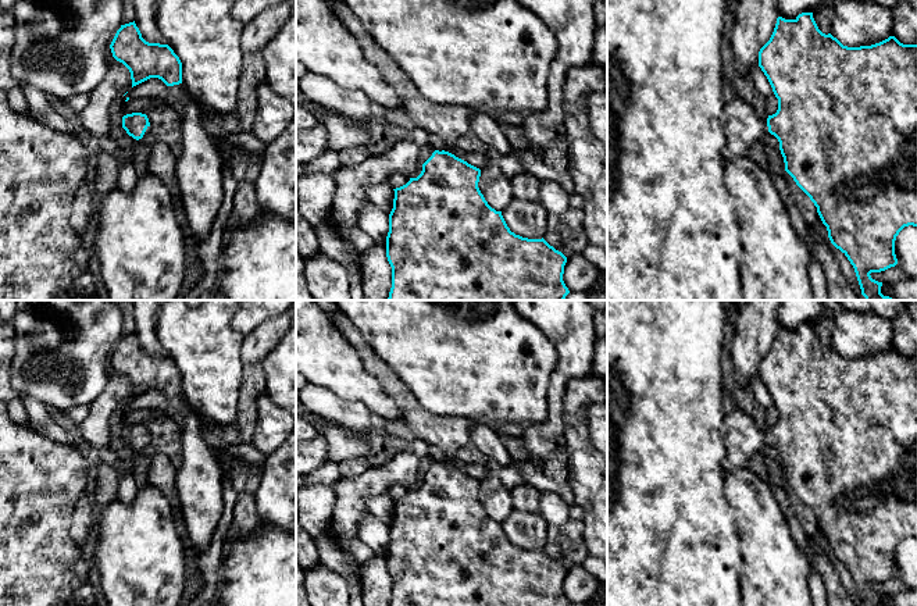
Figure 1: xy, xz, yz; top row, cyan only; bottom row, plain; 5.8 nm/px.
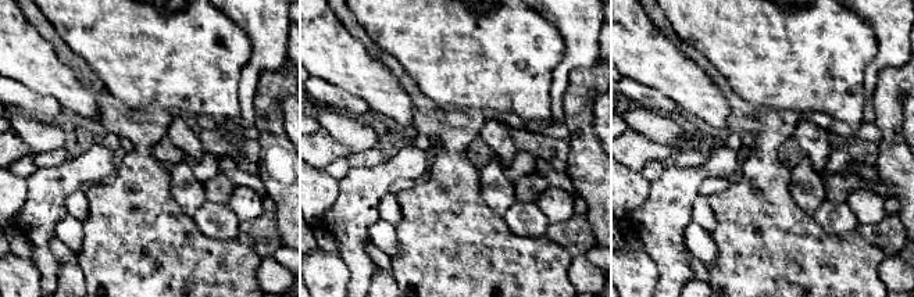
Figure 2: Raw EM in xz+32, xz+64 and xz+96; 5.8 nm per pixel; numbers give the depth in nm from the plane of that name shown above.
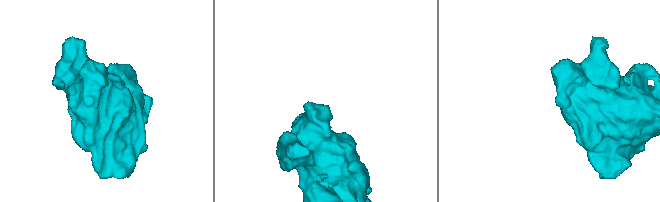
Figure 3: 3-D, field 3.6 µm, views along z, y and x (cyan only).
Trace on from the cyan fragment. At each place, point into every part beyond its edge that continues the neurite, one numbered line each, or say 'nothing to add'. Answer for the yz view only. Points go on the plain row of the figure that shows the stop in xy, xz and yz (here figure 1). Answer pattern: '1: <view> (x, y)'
1: yz (744, 438)

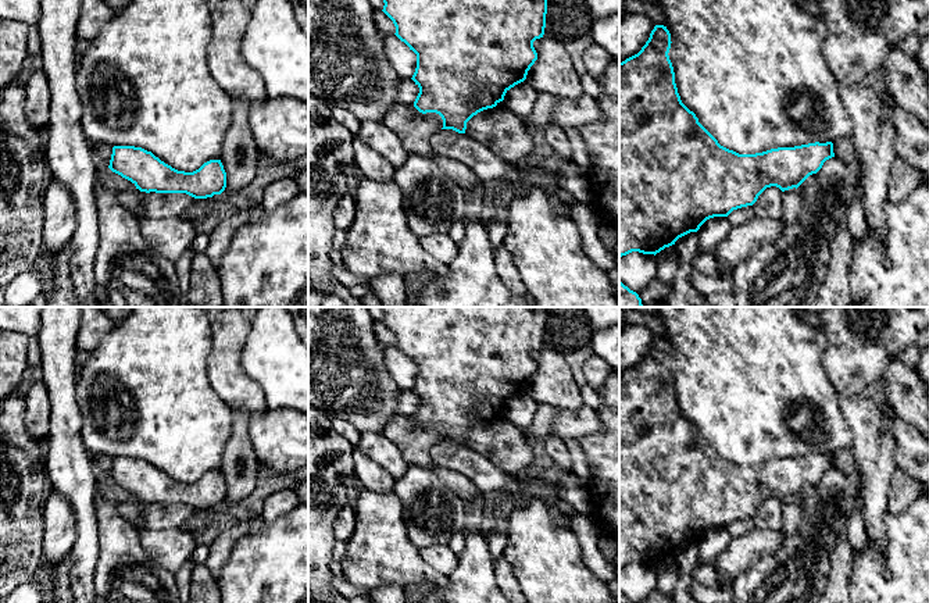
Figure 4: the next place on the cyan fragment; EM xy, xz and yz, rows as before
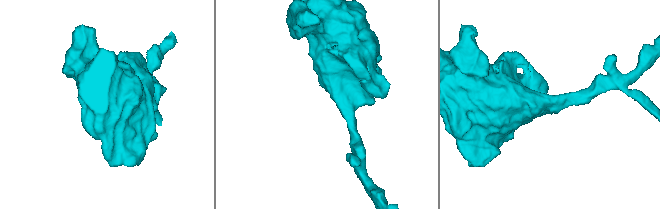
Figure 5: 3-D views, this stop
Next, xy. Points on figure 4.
nothing to add

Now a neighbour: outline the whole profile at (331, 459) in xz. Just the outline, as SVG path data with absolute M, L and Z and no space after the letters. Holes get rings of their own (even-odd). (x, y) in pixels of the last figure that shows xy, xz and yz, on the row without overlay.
M308 403L308 590L311 603L332 603L332 553L335 521L339 511L351 503L349 479L354 477L355 447L340 436L326 410Z

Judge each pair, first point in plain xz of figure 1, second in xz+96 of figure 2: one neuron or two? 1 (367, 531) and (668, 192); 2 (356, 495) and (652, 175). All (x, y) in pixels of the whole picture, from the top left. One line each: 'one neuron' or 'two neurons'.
1: two neurons
2: two neurons

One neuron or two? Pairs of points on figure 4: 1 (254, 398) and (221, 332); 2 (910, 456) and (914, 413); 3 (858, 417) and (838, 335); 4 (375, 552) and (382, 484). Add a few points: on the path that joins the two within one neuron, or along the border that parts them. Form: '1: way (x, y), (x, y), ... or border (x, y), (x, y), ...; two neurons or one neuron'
1: way (238, 381), (225, 368), (225, 349); one neuron
2: border (897, 416), (914, 427); two neurons
3: way (858, 396), (856, 356); one neuron
4: border (363, 486), (371, 491), (392, 492); two neurons

